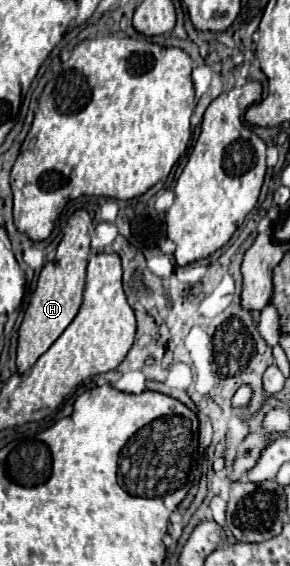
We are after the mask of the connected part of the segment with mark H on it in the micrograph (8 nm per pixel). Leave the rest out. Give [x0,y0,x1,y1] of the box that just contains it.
[17,209,94,375]

